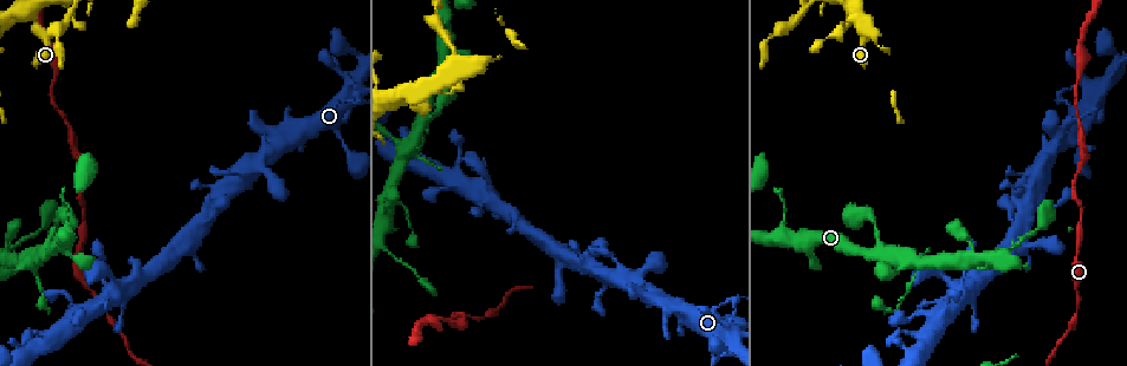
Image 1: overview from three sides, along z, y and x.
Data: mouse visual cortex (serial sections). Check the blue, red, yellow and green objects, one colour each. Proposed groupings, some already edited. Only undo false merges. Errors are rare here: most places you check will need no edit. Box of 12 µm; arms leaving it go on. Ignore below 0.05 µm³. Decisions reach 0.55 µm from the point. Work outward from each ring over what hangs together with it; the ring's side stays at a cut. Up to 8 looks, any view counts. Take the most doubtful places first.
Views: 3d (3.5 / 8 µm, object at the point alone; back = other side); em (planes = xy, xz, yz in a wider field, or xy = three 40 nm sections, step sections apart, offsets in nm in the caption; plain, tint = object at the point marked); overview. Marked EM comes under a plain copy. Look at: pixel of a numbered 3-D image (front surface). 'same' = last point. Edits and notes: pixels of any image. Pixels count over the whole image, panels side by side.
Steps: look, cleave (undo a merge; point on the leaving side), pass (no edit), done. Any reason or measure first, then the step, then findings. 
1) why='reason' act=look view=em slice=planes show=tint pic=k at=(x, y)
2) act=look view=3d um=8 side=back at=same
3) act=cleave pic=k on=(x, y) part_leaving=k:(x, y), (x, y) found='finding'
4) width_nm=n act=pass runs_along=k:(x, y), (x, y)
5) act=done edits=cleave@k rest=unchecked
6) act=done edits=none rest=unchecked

why='four or more arms meet' act=look view=3d um=3.5 pic=1 at=(403, 98)

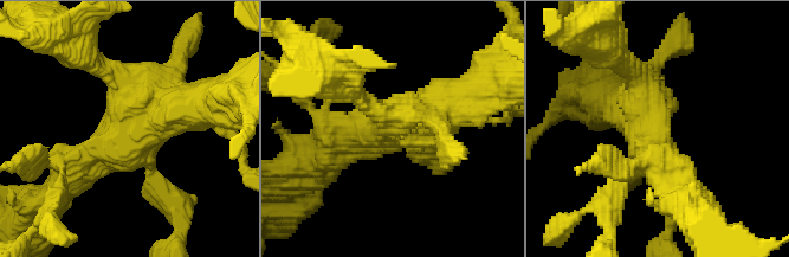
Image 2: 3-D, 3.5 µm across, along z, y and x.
act=look view=em slice=xy step=1 show=tint pic=2 at=(135, 147)

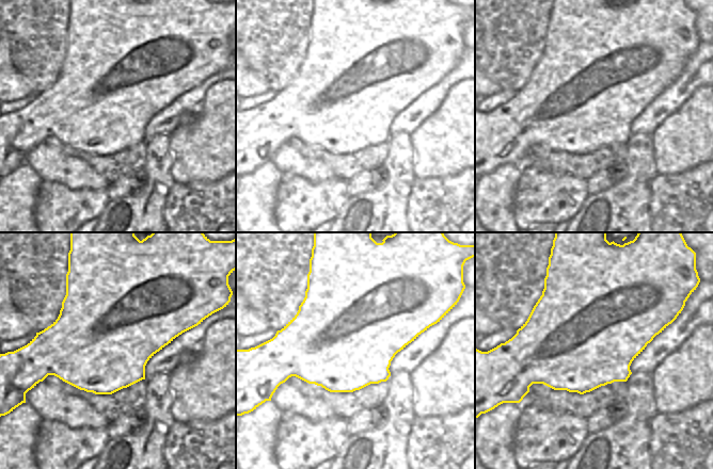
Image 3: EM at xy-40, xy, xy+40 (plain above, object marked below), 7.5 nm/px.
act=pass runs_along=2:(678, 210), (672, 177), (629, 96) found='continuous, no second cell'

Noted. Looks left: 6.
why='four arms meet' act=look view=3d um=3.5 pic=1 at=(31, 260)

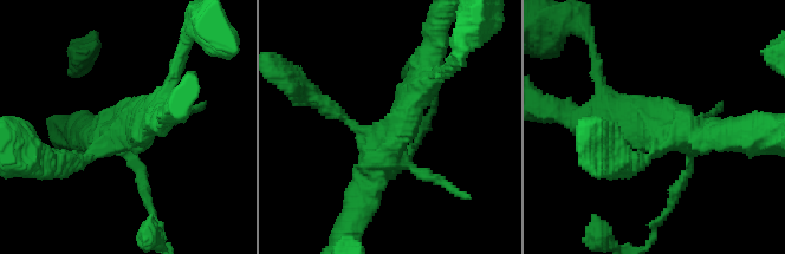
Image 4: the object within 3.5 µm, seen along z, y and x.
act=pass runs_along=4:(430, 78), (387, 138), (357, 204) found='one cell here'

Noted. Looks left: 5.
why='thin arm on a thick one' act=look view=3d um=8 pic=1 at=(401, 202)

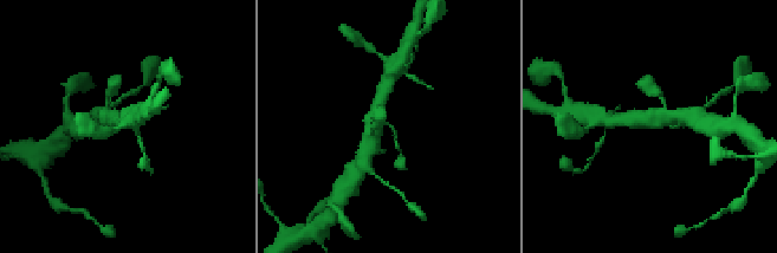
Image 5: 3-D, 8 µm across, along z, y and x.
arms=3 arm_widths_nm=150,400,450 why='shape alone is not enough' act=look view=em slice=xy step=1 show=tint pic=5 at=(655, 123)

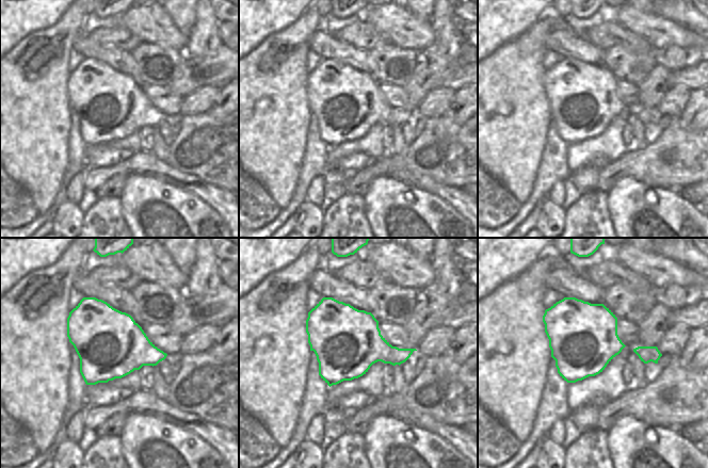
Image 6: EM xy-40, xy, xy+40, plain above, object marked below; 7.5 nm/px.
act=pass runs_along=5:(380, 101), (399, 149) found='one cell here'

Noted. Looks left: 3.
act=done edits=none rest=unchecked

